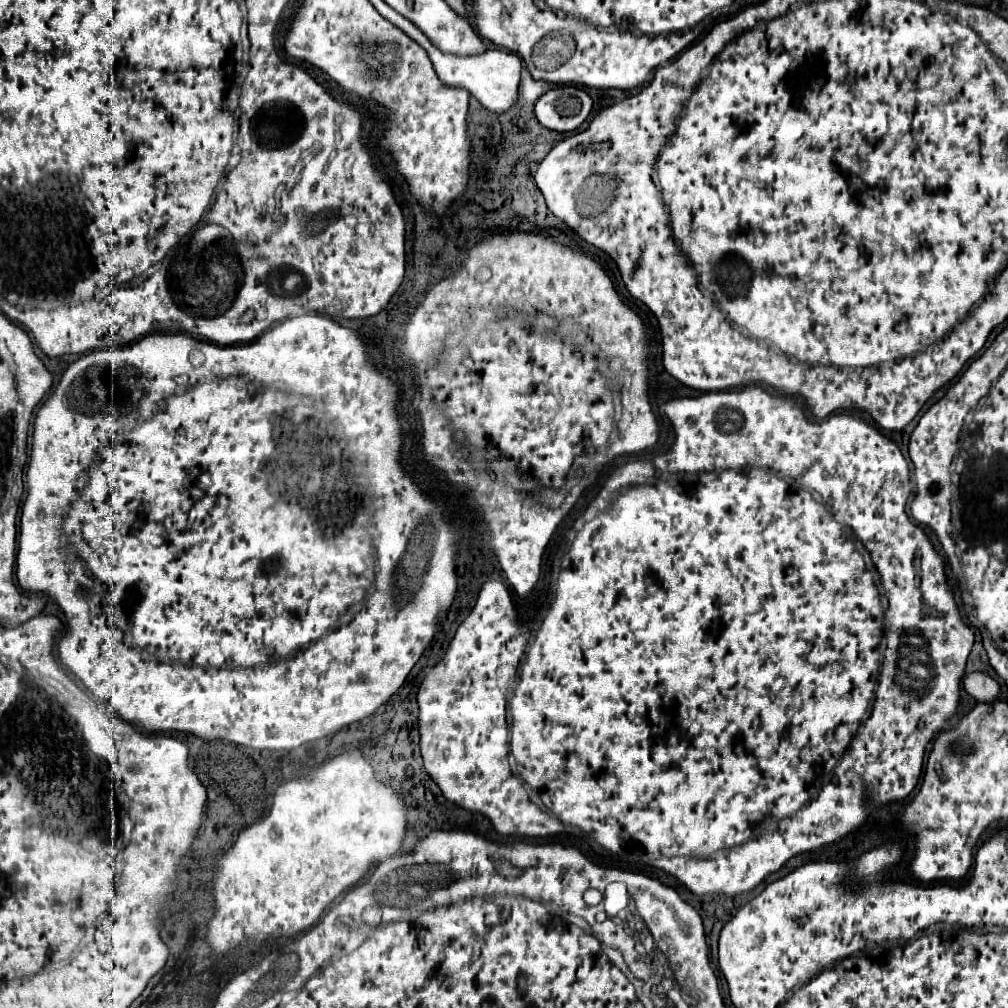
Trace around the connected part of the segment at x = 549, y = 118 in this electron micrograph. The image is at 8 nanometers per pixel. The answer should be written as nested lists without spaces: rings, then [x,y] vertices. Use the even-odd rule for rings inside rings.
[[[560,86],[538,98],[536,120],[550,130],[570,132],[582,126],[592,110],[592,98],[578,86]]]

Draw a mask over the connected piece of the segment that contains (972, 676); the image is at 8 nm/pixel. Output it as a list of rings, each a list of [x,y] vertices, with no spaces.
[[[970,672],[962,678],[962,684],[964,684],[964,690],[974,696],[978,702],[992,702],[996,700],[998,692],[1000,692],[1000,686],[996,680],[992,680],[988,674],[984,672]]]

